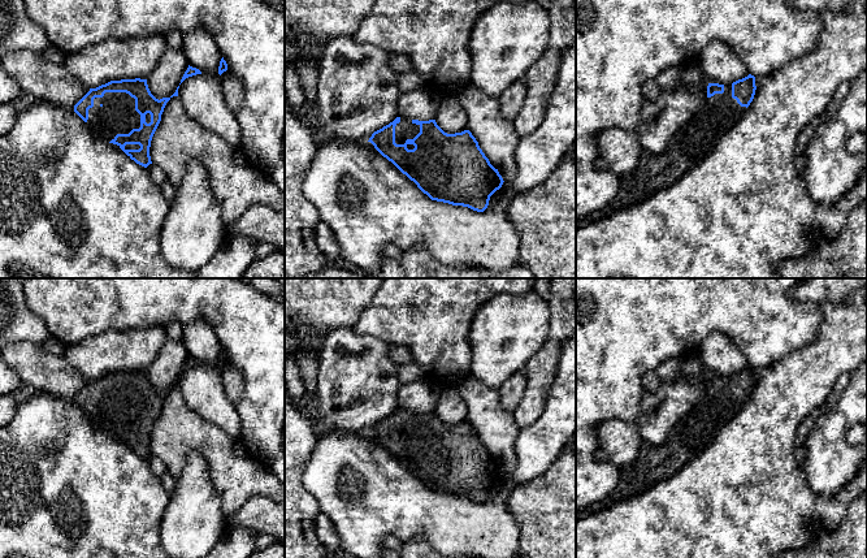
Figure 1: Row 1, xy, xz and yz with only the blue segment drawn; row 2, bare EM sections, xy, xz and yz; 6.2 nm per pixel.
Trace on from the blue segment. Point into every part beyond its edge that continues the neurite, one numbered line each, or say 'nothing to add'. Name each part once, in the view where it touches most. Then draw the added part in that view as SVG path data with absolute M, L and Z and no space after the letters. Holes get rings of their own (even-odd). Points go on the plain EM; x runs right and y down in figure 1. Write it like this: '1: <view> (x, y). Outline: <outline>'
1: xy (117, 407). Outline: M105 384L94 390L88 401L87 418L104 433L110 433L117 425L129 425L140 419L140 406L135 402L135 390L126 384Z

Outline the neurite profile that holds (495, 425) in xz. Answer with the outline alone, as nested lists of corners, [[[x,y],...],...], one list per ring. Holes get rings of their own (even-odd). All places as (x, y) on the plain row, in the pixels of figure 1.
[[[471,375],[456,389],[467,405],[467,421],[476,429],[503,472],[510,473],[516,467],[515,446],[521,432],[512,411],[503,406],[498,390],[486,386]]]

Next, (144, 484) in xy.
[[[36,392],[18,403],[13,419],[0,427],[0,558],[172,558],[160,541],[168,502],[169,493],[148,460],[131,451],[120,437],[100,432],[74,399]]]

